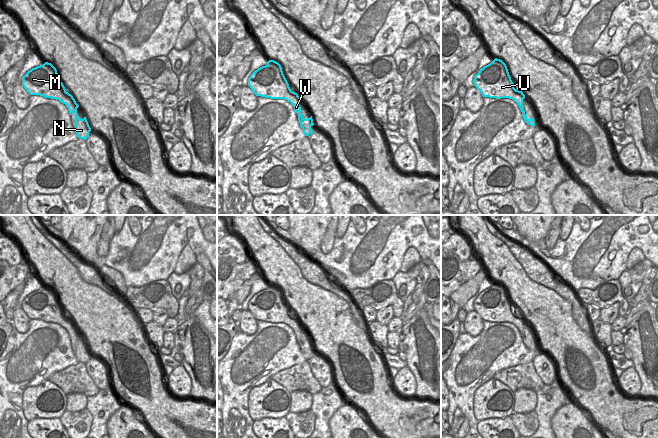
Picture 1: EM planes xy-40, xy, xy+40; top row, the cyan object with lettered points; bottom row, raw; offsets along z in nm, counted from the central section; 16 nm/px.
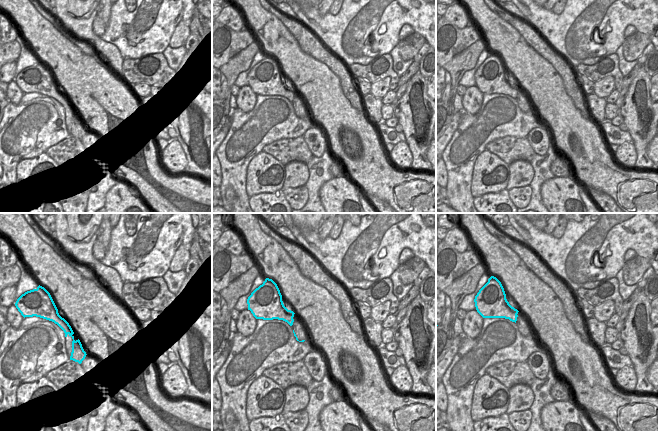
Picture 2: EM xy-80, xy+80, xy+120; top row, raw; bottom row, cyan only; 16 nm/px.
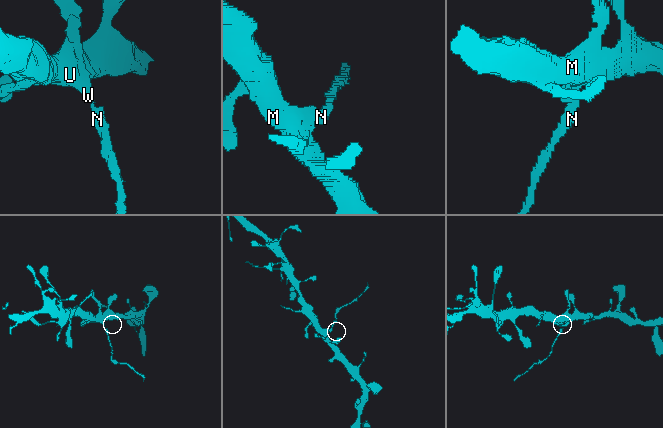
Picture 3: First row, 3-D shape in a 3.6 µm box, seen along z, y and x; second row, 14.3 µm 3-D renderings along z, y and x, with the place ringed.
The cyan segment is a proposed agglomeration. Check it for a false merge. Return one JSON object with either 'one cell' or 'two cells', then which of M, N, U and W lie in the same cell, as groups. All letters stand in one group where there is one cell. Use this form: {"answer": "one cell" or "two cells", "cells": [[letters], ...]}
{"answer": "two cells", "cells": [["M", "U", "W"], ["N"]]}

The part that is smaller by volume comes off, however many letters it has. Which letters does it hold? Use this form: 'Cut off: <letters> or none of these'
Cut off: N

